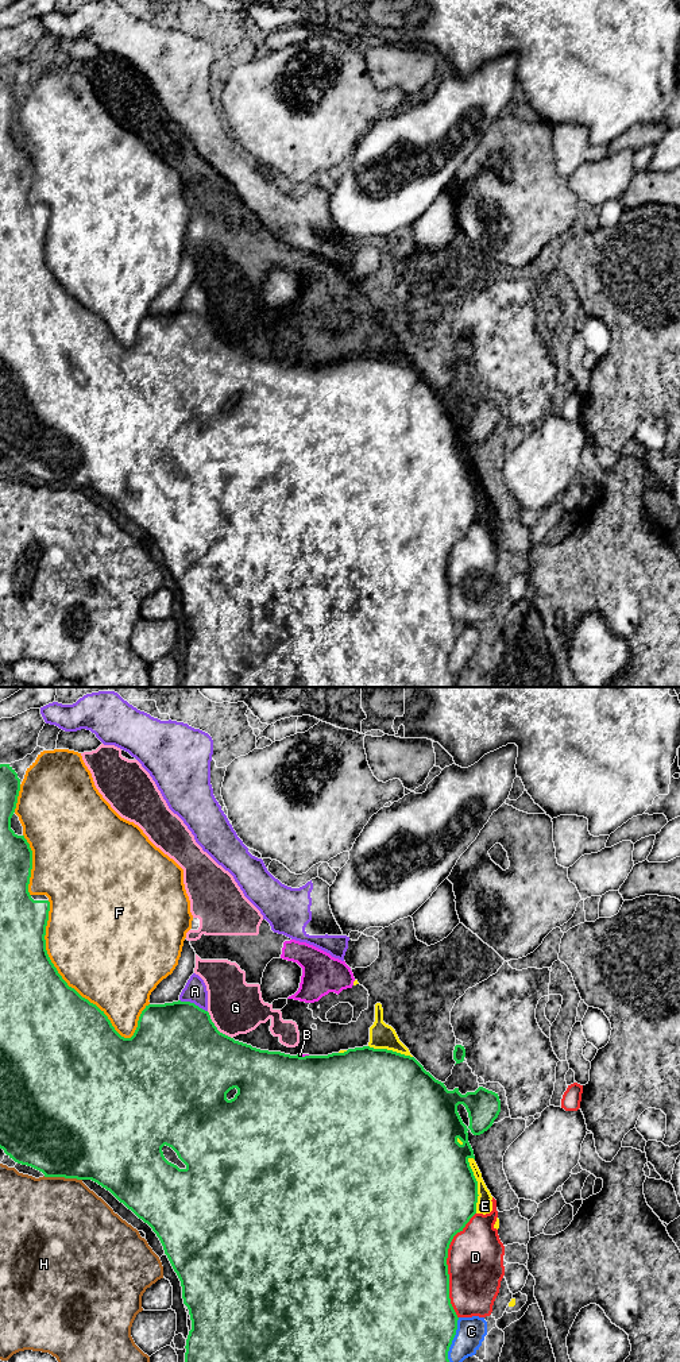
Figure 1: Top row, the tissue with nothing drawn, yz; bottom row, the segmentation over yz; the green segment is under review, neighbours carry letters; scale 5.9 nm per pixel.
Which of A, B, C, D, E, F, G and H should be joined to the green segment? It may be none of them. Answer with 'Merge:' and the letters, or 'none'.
Merge: none

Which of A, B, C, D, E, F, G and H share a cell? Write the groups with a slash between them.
A / B E G / C / D / F / H

